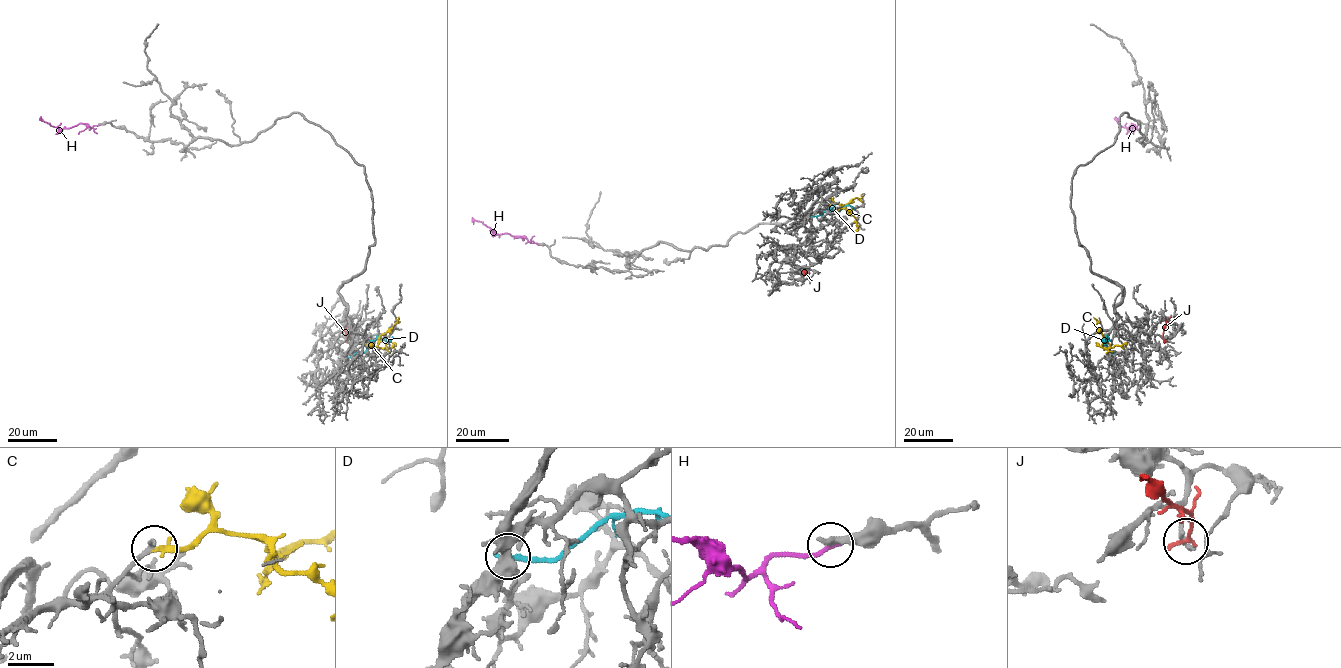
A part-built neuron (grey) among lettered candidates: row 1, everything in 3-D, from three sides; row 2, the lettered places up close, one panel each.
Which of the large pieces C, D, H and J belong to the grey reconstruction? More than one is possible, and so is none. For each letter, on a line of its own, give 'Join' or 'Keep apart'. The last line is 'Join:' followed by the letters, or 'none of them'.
C: Join
D: Keep apart
H: Keep apart
J: Keep apart
Join: C

